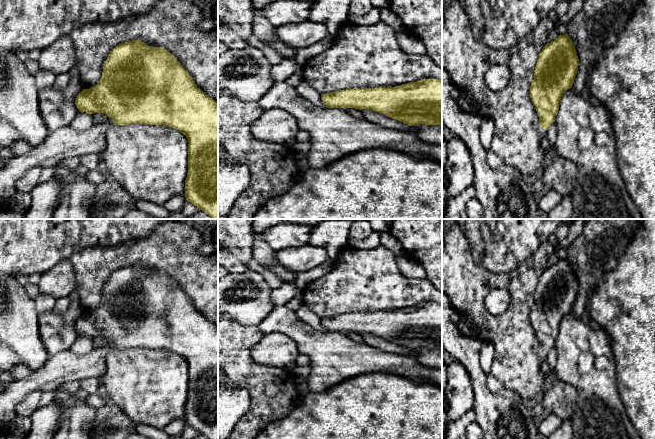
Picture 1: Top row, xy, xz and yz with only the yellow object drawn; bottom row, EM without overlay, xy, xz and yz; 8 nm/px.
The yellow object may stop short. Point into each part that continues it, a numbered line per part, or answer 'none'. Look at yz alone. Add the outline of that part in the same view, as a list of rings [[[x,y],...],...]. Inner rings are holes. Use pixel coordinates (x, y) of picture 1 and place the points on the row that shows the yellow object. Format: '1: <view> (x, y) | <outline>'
1: yz (545, 144) | [[[540,126],[540,135],[541,135],[541,148],[548,153],[552,149],[552,146],[547,138],[547,130],[543,129]]]

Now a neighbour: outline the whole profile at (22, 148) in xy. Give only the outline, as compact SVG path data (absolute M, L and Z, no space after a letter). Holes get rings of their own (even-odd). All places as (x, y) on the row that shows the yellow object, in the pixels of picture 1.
M22 142L12 145L11 149L14 152L14 154L18 156L18 155L26 154L32 149L32 147L29 144Z

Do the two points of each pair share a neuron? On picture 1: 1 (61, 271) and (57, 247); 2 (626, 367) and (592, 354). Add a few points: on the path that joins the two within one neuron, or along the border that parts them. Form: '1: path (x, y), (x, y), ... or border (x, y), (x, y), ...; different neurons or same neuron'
1: border (69, 258), (64, 258), (40, 274); different neurons
2: border (609, 340), (614, 355), (617, 386); different neurons

